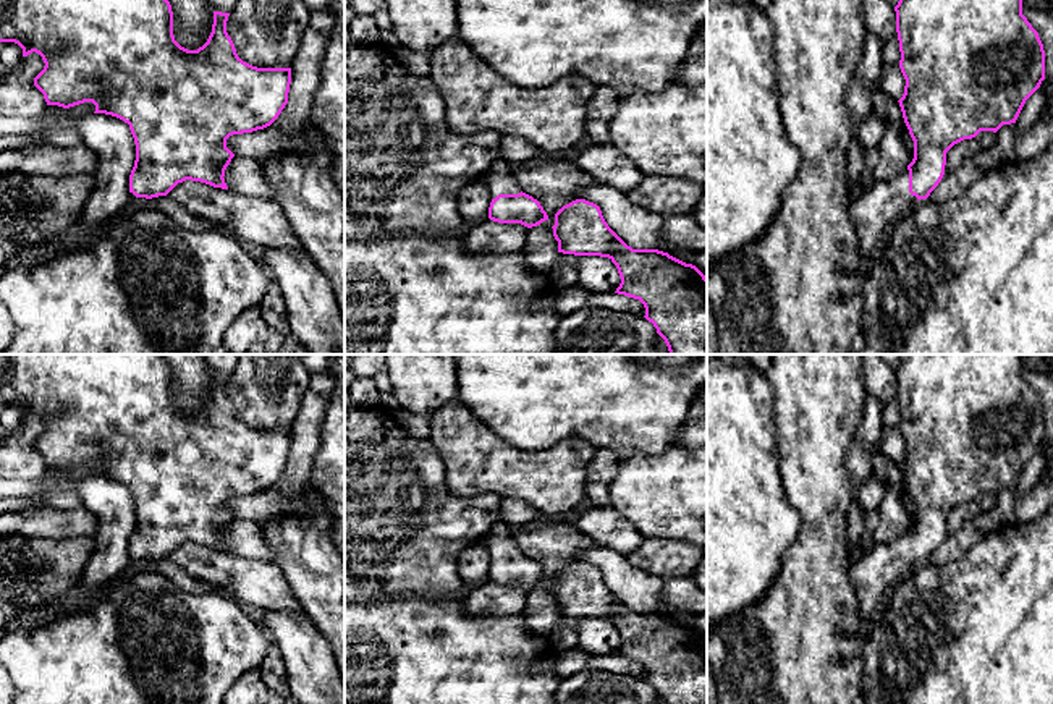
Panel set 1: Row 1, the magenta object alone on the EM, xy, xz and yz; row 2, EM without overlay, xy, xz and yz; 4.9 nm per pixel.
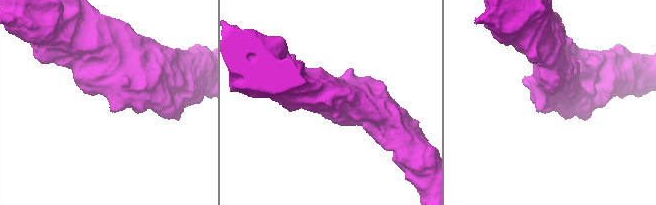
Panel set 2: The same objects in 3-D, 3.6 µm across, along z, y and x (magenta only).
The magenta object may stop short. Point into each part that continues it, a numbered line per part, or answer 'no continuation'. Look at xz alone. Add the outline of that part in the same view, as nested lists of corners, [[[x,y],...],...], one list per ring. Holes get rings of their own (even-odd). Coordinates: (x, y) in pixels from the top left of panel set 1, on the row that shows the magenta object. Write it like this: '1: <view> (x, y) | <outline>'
1: xz (499, 177) | [[[500,157],[492,162],[488,170],[484,173],[484,183],[488,186],[492,199],[498,194],[521,193],[521,188],[511,172],[511,162],[506,157]]]

